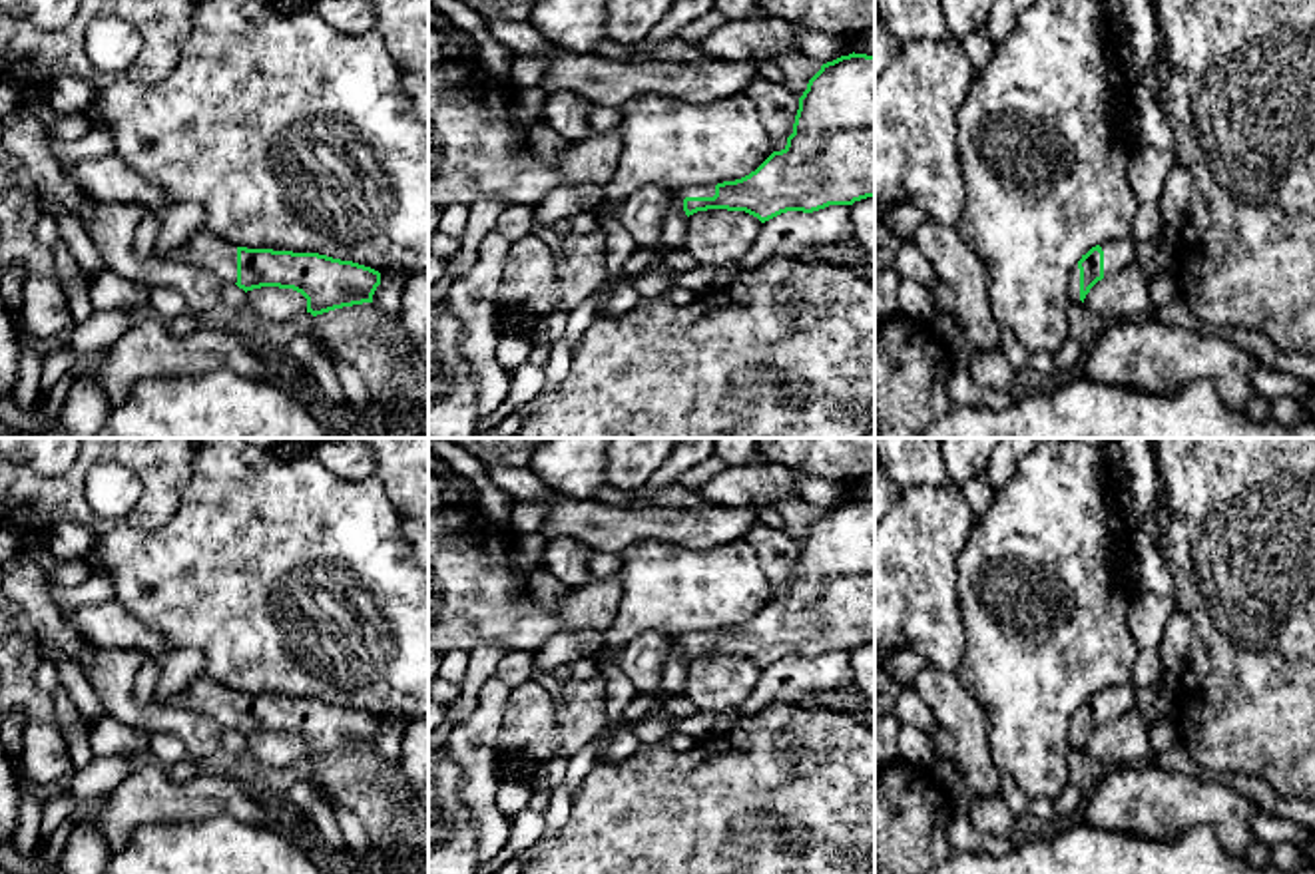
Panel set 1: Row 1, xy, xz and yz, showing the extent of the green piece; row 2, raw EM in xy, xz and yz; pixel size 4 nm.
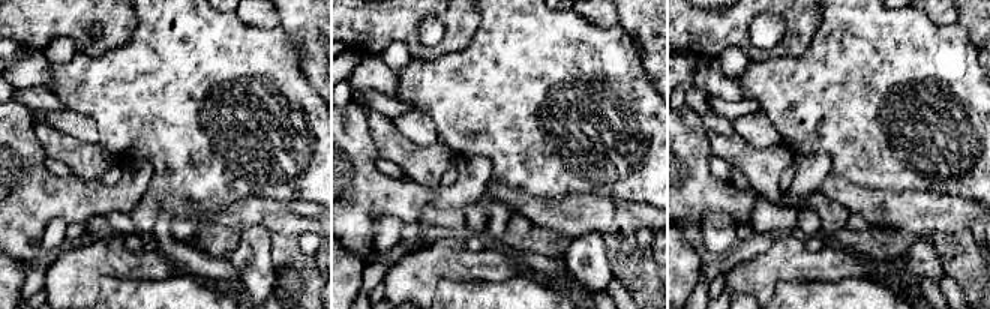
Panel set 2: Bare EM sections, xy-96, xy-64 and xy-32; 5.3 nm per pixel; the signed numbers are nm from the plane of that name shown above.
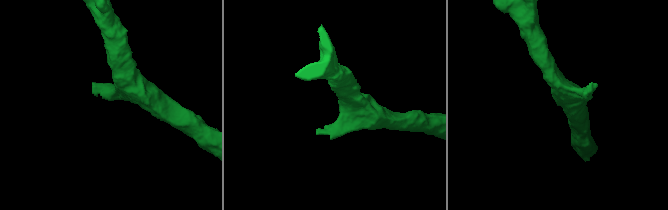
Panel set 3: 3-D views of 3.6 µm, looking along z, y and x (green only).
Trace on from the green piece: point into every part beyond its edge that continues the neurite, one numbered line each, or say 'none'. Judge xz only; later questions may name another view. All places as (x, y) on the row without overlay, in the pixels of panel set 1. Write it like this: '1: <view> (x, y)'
1: xz (680, 640)

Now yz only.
1: yz (1074, 725)

